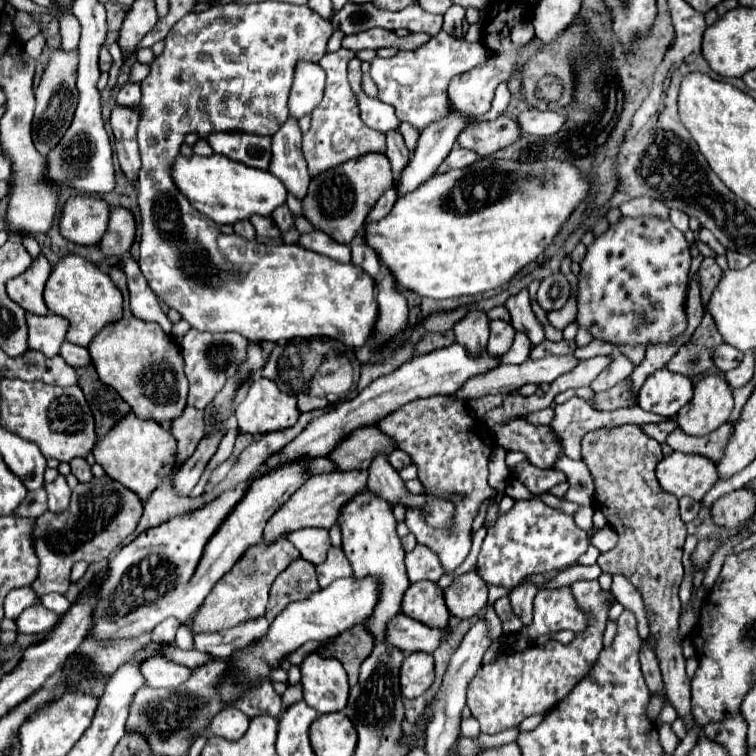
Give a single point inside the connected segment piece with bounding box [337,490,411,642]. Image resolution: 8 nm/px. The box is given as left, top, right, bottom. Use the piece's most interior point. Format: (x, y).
(370, 542)

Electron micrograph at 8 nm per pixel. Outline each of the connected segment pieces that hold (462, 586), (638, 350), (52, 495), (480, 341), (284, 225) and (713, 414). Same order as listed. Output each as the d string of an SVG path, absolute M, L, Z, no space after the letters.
M475 570L461 574L445 590L445 604L449 612L461 620L473 618L487 606L487 584Z
M628 345L620 346L619 349L632 361L635 367L643 360L646 352L646 346L642 345L636 345L634 347L628 347Z
M59 474L57 480L53 484L45 484L45 488L49 494L49 512L53 512L53 514L65 512L71 502L71 490L69 490L65 478Z
M473 312L459 320L453 328L455 342L465 346L471 356L481 354L487 348L489 340L489 320L485 312Z
M285 204L285 206L279 206L279 208L273 212L273 220L275 220L275 224L279 226L279 230L281 230L283 234L295 226L295 222L293 222L293 214L289 212L287 204Z
M705 376L695 384L693 400L677 412L679 428L689 436L707 436L725 424L733 410L733 396L721 376Z

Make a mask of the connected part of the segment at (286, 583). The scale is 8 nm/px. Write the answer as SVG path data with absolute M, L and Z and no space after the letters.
M303 558L291 562L287 570L283 570L271 586L265 618L269 618L271 622L289 602L307 598L311 592L317 592L317 590L319 590L319 584L315 576L315 566Z

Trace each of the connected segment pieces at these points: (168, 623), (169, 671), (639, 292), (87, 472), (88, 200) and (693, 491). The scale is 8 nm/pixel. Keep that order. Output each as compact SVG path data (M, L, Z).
M167 618L165 622L161 622L161 624L157 624L157 626L153 628L151 640L153 640L153 642L173 642L179 626L181 626L181 622L179 622L177 618Z
M163 656L161 658L151 658L149 662L143 662L141 672L145 674L147 686L169 688L169 690L181 686L191 676L191 670L187 666L181 666L181 664L177 664L173 660L167 660Z
M621 218L619 224L611 224L605 234L595 238L581 262L581 272L577 276L579 326L587 328L593 334L593 338L601 338L613 344L671 342L677 334L685 330L685 296L689 264L689 244L685 236L669 220Z
M75 458L75 460L71 460L69 464L71 464L71 472L77 476L79 482L89 482L89 480L93 480L91 466L87 464L85 458Z
M71 196L61 210L59 232L73 244L97 244L107 230L109 204L95 196Z
M673 452L657 464L657 480L663 492L677 498L689 496L697 502L715 486L719 480L717 468L713 462L699 454L681 454Z

